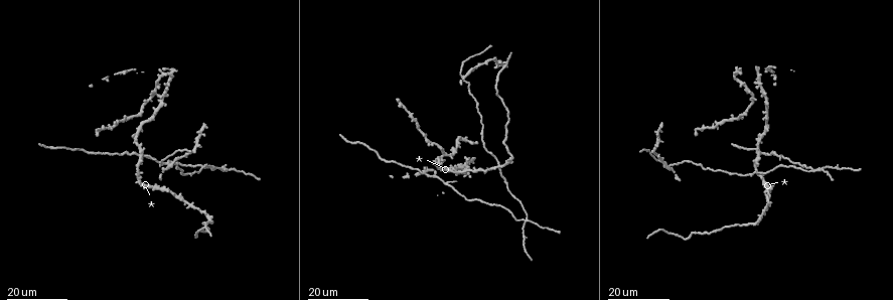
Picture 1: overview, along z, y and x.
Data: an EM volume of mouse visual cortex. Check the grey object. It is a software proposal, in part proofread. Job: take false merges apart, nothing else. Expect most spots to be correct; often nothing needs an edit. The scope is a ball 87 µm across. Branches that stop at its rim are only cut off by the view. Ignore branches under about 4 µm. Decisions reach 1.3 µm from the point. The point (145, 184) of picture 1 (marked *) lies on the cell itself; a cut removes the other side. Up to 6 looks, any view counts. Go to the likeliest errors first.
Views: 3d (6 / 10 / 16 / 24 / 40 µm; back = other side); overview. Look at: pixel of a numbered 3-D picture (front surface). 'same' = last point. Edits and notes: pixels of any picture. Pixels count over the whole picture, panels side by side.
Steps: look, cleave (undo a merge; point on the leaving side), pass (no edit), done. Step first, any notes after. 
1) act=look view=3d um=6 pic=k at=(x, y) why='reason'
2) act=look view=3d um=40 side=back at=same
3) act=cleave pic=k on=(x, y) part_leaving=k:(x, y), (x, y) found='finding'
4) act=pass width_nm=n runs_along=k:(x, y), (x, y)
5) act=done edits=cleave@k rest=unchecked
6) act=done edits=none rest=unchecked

act=look view=3d um=24 pic=1 at=(526, 220)

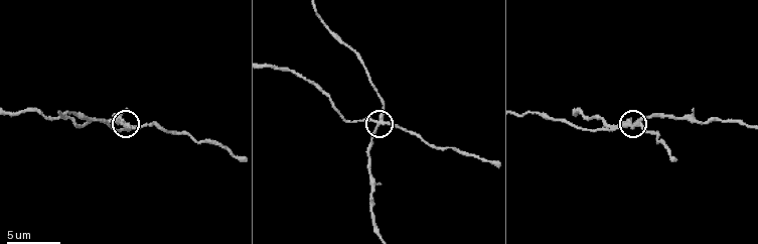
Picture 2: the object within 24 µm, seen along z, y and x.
act=look view=3d um=6 pic=2 at=(377, 125)

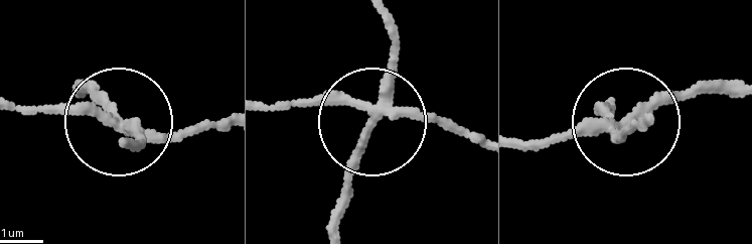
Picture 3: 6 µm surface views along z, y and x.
act=look view=3d um=6 side=back pic=3 at=(372, 119)

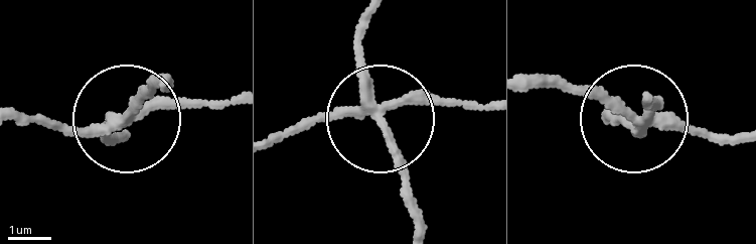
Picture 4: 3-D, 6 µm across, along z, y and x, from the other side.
act=cleave pic=4 on=(178, 97) side_arm_um=15 part_leaving=4:(126, 121), (230, 103) found='a second cell is stuck on'

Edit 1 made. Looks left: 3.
act=look view=3d um=24 pic=1 at=(671, 164) why='three arms meet'

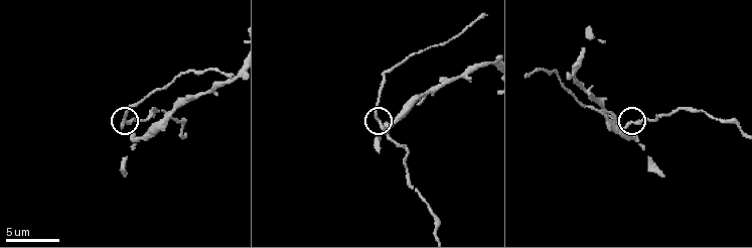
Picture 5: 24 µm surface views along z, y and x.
act=look view=3d um=10 pic=5 at=(636, 123)

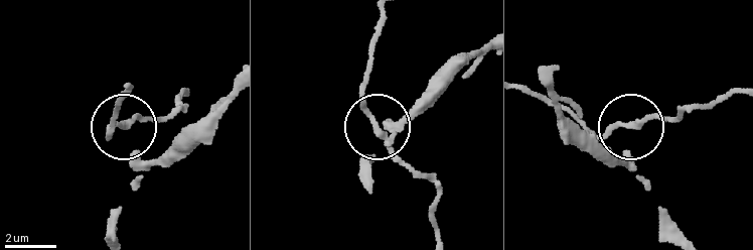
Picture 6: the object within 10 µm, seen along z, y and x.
act=pass arms=3 runs_along=6:(437, 231), (435, 185), (398, 153), (367, 108), (365, 78) found='one cell here'

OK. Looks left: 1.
act=done edits=cleave@4 rest=unchecked

